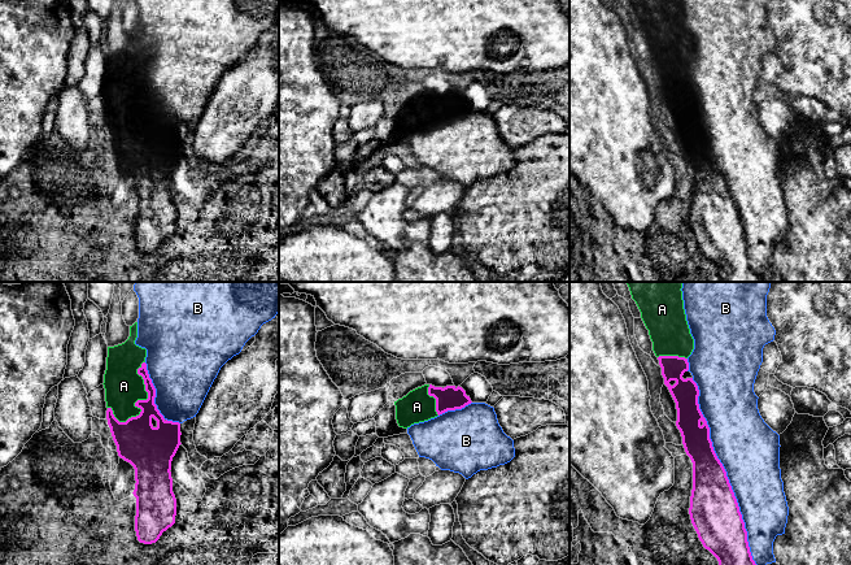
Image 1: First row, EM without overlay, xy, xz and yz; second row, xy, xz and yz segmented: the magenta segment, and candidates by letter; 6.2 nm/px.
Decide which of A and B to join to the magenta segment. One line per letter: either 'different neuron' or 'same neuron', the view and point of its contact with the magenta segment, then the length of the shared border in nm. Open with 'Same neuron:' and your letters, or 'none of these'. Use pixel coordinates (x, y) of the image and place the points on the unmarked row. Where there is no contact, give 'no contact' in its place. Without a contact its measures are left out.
Same neuron: A
A: same neuron; meets magenta in xy at (144, 109); contact 420 nm long
B: different neuron; meets magenta in yz at (725, 185); contact 1300 nm long

